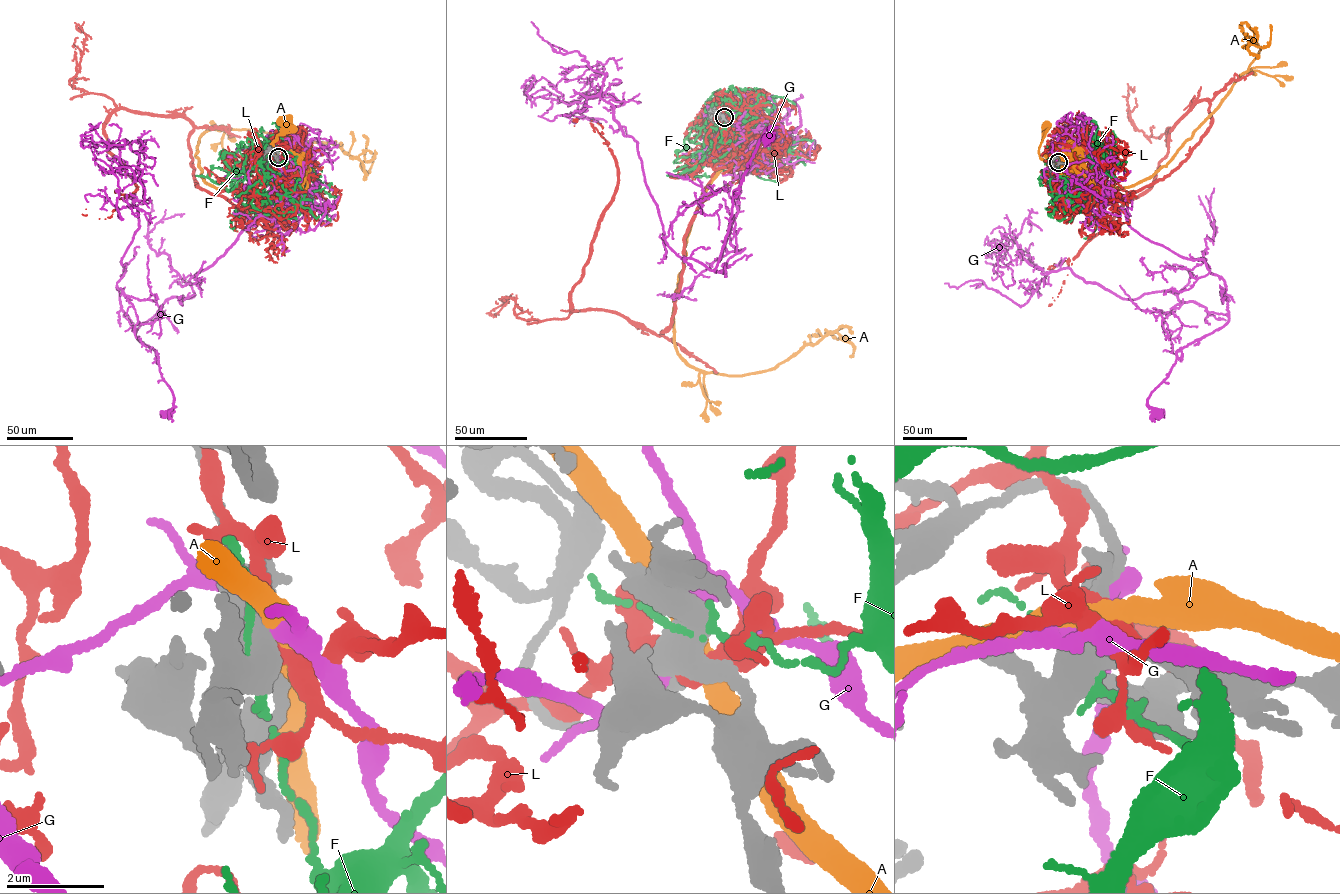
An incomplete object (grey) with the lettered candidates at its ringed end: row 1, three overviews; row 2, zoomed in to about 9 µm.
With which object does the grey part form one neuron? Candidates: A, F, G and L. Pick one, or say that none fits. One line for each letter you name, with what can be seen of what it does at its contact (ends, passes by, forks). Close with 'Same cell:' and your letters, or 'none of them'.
Same cell: none of them

